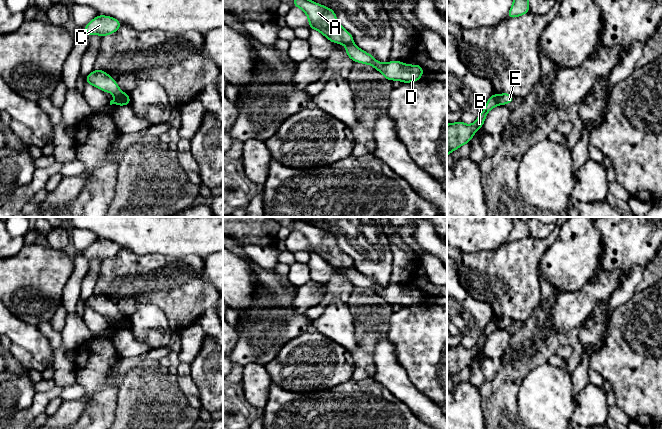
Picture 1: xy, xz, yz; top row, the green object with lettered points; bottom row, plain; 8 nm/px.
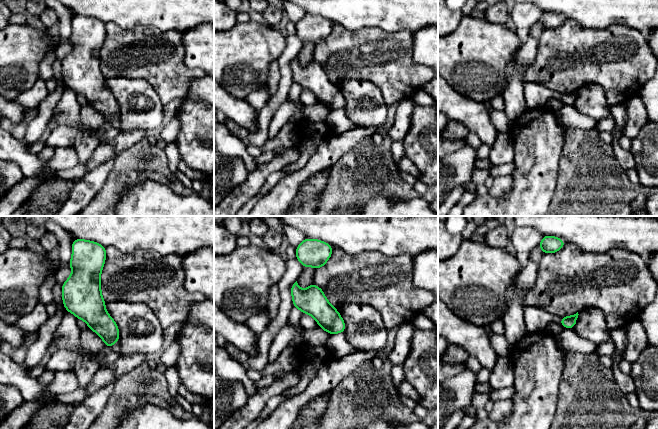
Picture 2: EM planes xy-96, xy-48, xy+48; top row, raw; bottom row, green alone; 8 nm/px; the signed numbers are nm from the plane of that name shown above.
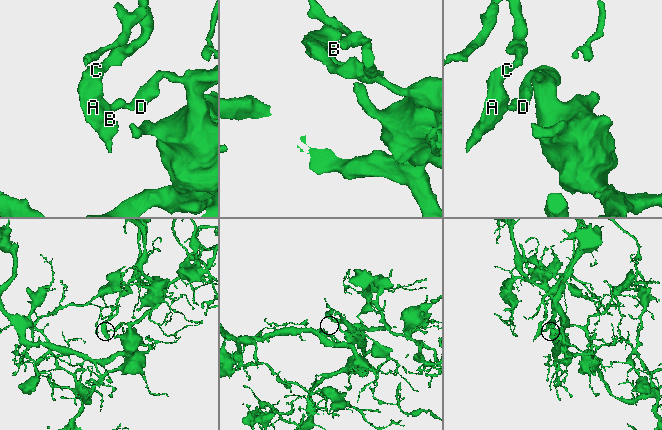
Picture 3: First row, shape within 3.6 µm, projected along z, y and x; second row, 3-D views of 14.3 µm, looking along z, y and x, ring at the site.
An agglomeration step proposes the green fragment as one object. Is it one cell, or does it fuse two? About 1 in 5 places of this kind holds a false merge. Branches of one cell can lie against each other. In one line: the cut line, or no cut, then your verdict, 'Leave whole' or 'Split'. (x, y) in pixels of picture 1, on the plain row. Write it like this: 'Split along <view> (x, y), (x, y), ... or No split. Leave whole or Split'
Split along yz (498, 318), (497, 327). Split

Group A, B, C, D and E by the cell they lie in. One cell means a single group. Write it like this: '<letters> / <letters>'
A B C / D E

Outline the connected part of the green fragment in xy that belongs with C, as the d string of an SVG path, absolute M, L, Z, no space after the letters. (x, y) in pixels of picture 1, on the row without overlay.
M98 239L88 248L85 249L84 255L88 260L100 259L101 261L113 258L116 256L122 247L110 240Z

